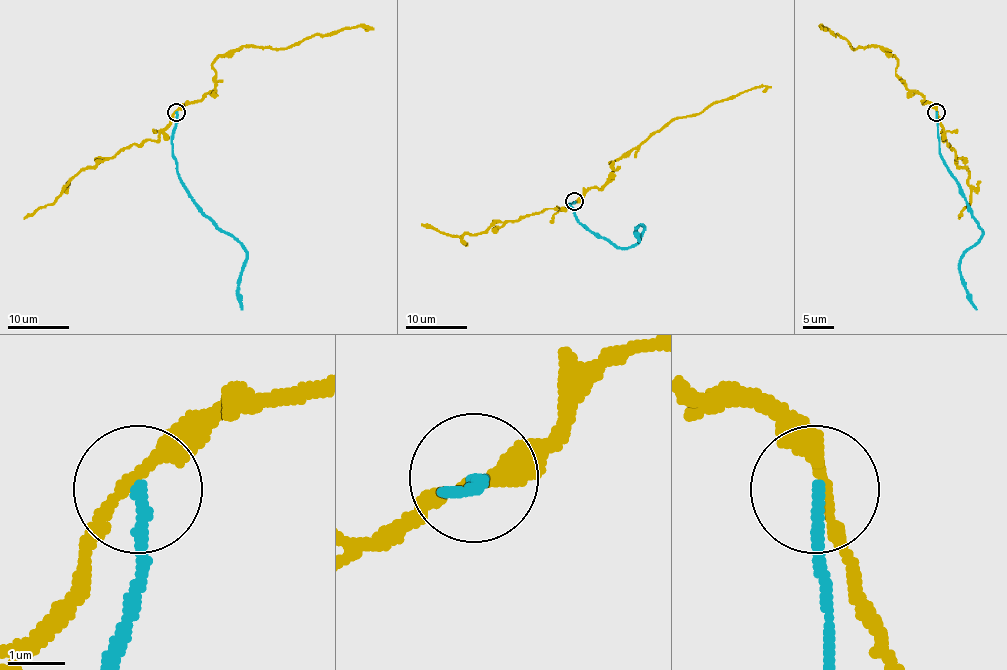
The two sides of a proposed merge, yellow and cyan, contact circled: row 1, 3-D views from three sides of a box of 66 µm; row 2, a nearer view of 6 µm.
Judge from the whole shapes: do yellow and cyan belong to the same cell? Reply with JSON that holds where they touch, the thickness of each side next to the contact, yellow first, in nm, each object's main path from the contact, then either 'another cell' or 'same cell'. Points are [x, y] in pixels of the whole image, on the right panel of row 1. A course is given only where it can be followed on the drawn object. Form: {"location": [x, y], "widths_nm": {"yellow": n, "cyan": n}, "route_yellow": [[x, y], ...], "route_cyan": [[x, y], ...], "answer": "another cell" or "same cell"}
{"location": [936, 112], "widths_nm": {"yellow": 190, "cyan": 240}, "route_yellow": [[935, 112], [896, 73], [894, 56], [879, 46], [853, 49], [845, 38], [827, 30]], "route_cyan": [[935, 112], [939, 153], [974, 221], [981, 228], [981, 237], [960, 260], [960, 279], [968, 300], [977, 309]], "answer": "another cell"}

